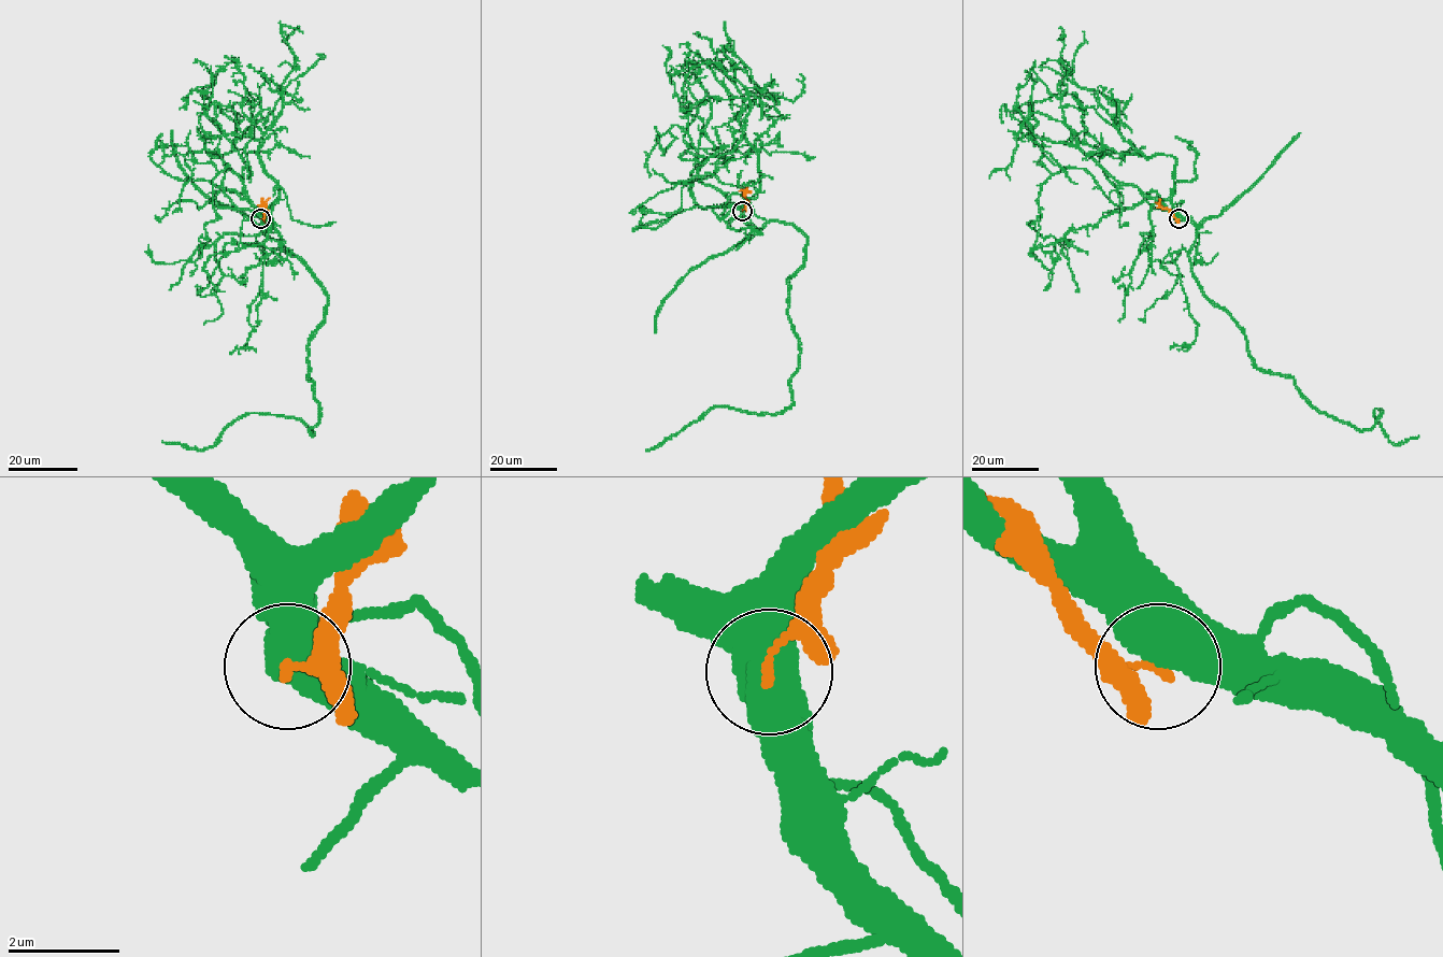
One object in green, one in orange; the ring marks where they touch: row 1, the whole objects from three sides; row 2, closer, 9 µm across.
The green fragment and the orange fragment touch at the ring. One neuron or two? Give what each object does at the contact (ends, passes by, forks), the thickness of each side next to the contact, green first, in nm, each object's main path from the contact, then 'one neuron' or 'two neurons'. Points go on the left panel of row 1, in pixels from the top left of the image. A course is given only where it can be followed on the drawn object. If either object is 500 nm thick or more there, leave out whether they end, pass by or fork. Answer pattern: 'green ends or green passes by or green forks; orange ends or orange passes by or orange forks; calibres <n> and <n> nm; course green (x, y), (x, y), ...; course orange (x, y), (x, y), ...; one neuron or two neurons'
calibres 800 and 190 nm; course green (260, 218), (327, 299), (309, 346), (319, 420), (313, 434), (291, 417), (242, 415), (209, 447), (161, 442); course orange (260, 218), (263, 215), (263, 205), (270, 198); two neurons

